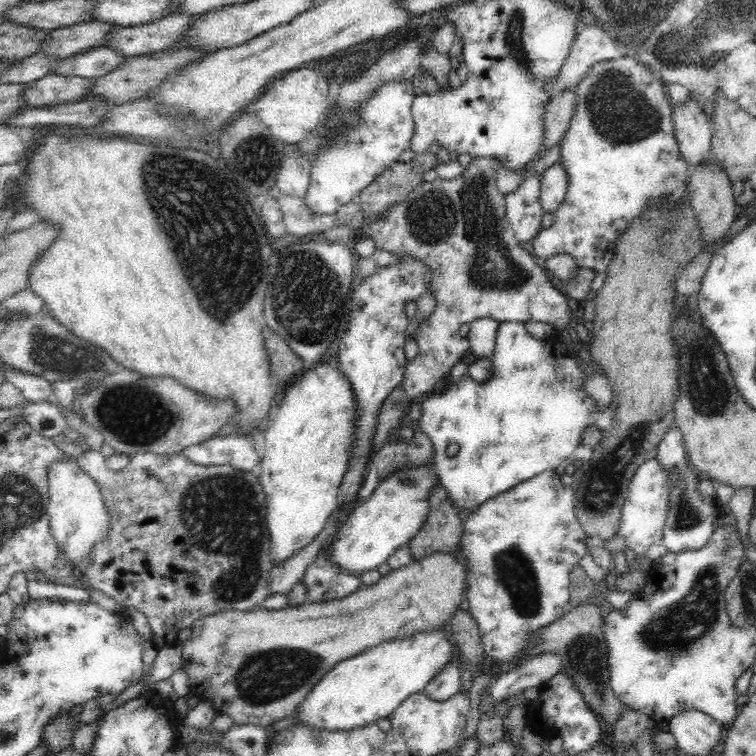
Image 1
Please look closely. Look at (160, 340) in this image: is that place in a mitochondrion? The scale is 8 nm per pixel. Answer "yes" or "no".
no

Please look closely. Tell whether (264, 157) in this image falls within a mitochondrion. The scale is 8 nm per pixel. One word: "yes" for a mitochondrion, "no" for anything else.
yes

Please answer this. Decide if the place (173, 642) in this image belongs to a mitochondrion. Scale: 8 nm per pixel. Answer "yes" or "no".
no

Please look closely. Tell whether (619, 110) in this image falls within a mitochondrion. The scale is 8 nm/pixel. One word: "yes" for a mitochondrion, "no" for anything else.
yes

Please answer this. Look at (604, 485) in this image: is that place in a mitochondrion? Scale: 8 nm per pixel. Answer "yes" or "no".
yes

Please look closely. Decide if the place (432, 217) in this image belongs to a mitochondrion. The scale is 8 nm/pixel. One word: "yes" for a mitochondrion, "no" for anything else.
yes

